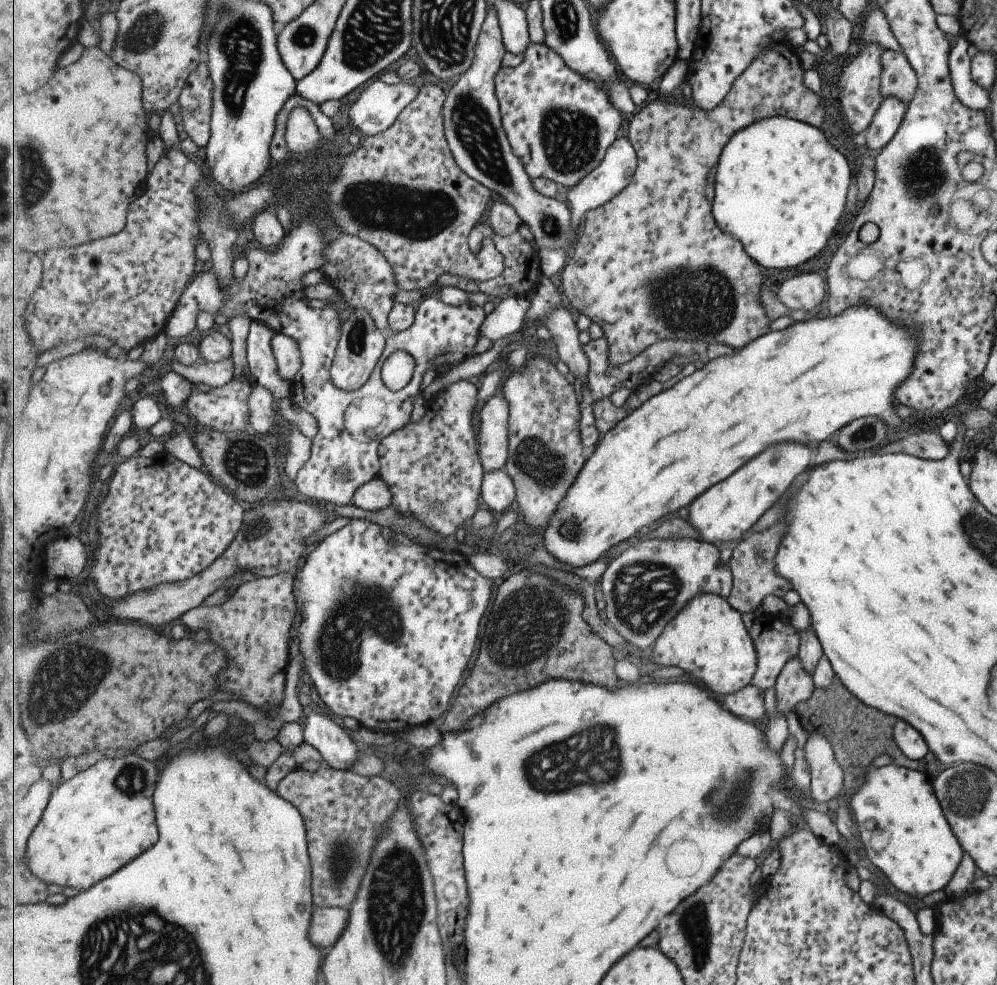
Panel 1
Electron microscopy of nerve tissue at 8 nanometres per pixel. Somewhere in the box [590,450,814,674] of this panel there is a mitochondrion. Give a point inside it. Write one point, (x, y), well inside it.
(646, 591)

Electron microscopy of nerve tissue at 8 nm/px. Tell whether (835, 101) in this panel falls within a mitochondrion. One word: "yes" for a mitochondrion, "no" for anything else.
no

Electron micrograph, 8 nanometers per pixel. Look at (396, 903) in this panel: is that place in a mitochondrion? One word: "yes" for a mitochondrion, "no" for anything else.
yes

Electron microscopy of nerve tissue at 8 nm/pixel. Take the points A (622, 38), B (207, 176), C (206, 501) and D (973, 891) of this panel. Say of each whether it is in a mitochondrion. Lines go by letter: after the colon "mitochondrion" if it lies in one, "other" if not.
A: other
B: other
C: other
D: other

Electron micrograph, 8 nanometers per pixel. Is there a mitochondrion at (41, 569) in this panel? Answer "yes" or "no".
no

